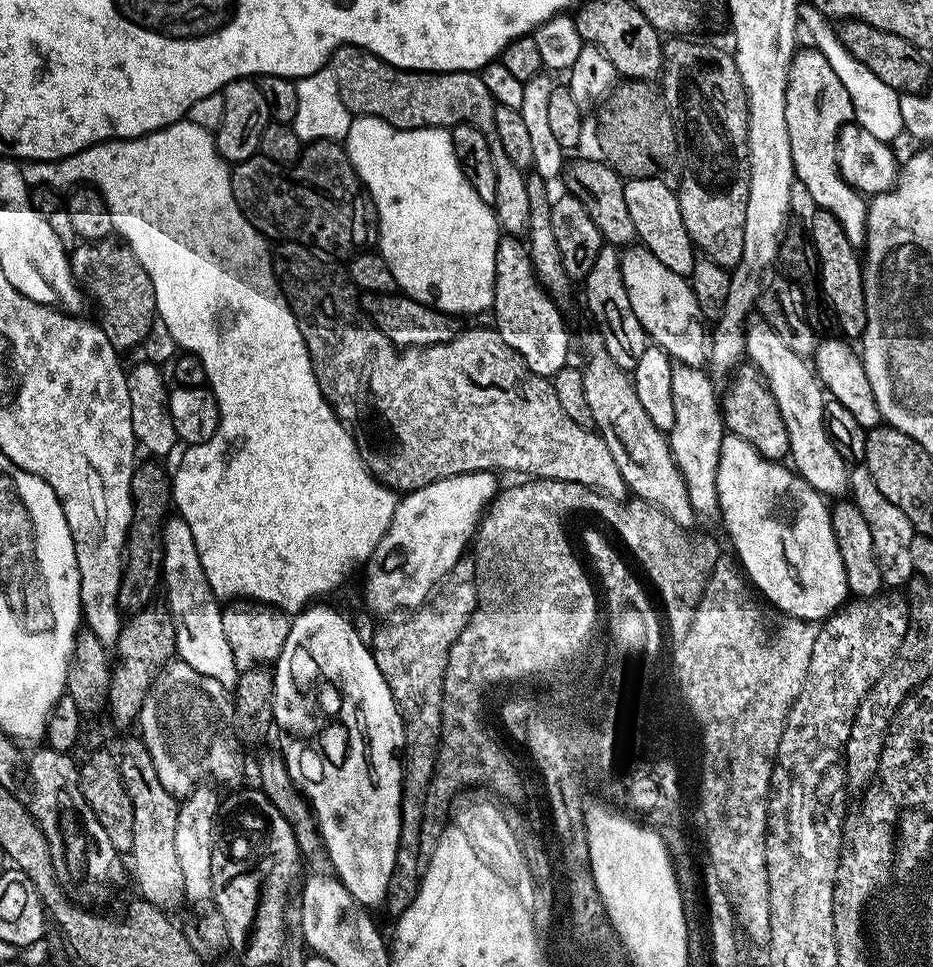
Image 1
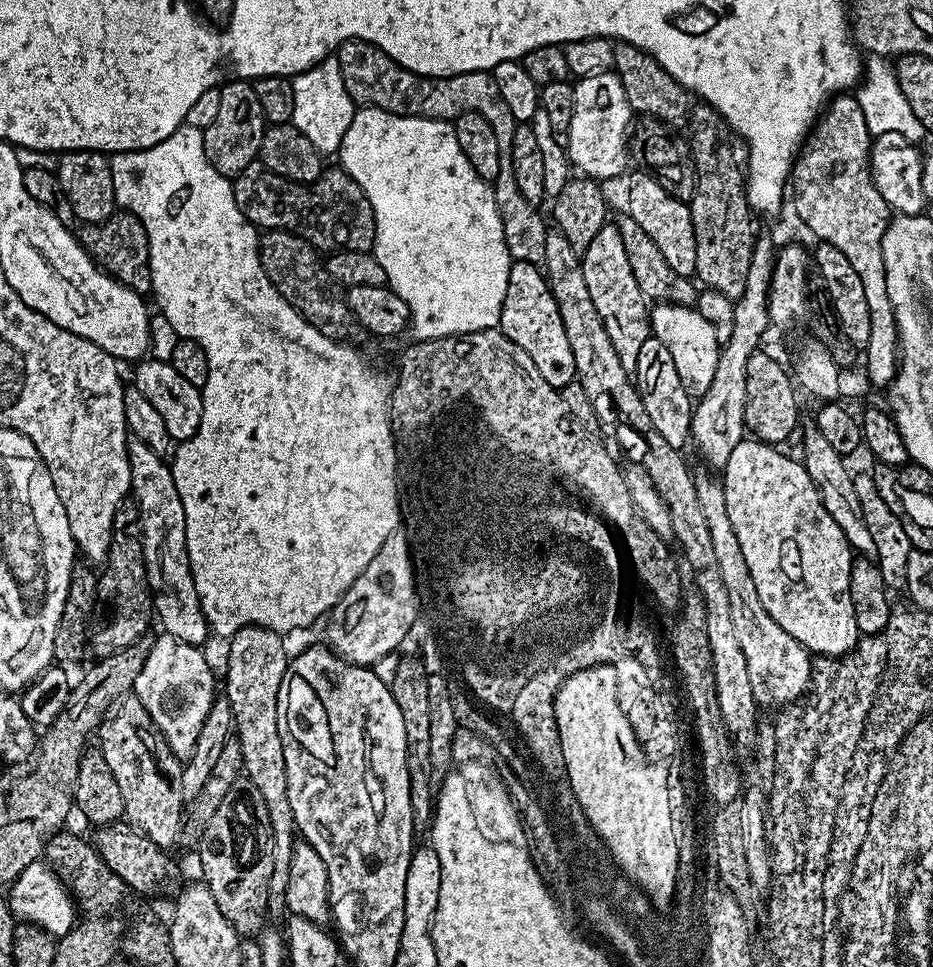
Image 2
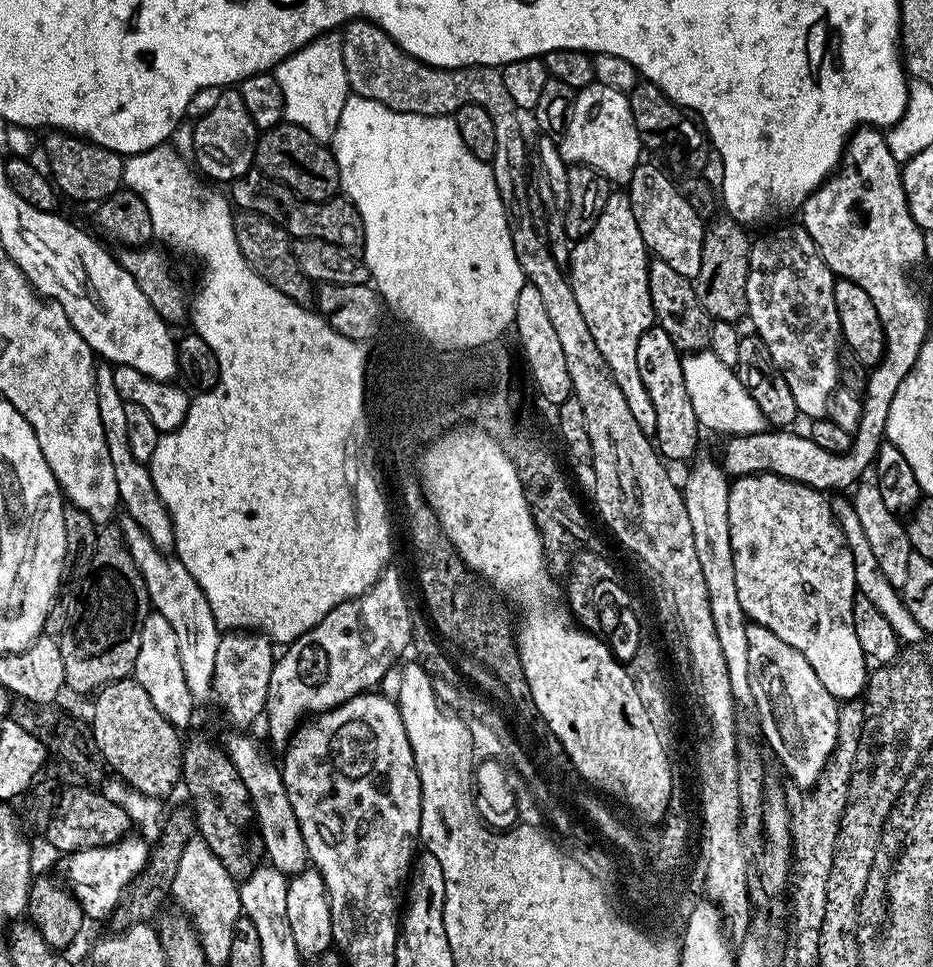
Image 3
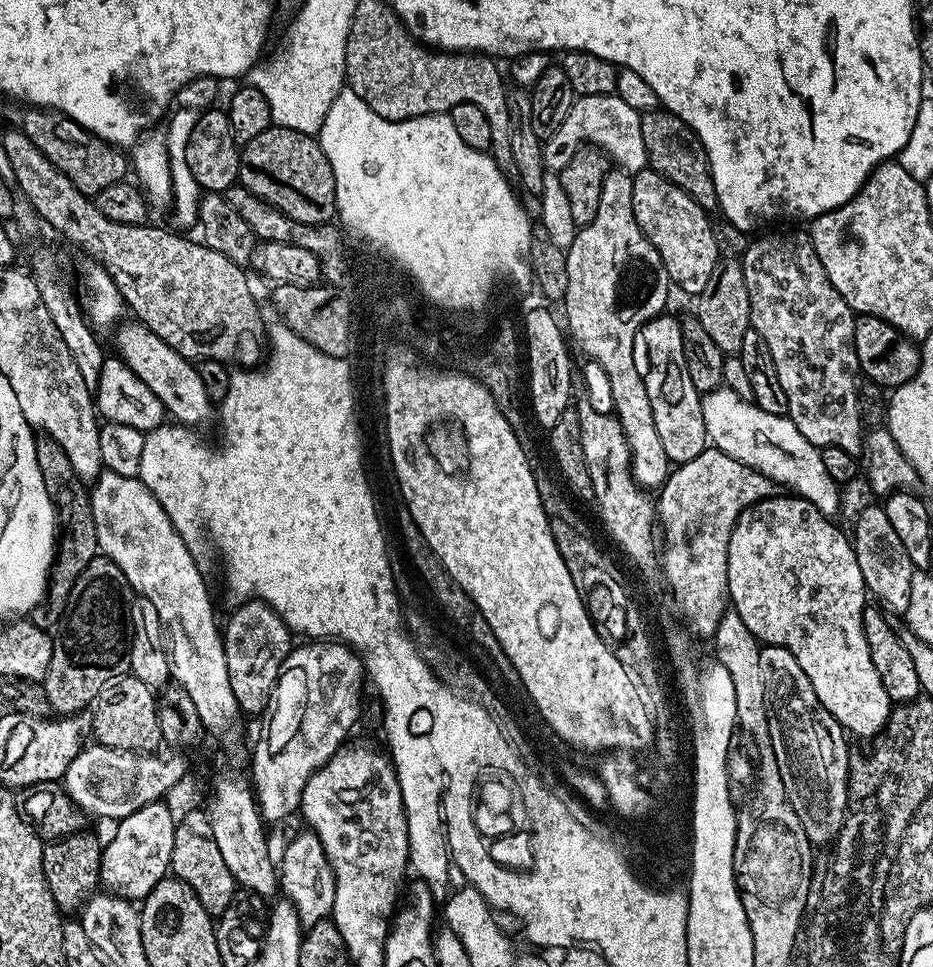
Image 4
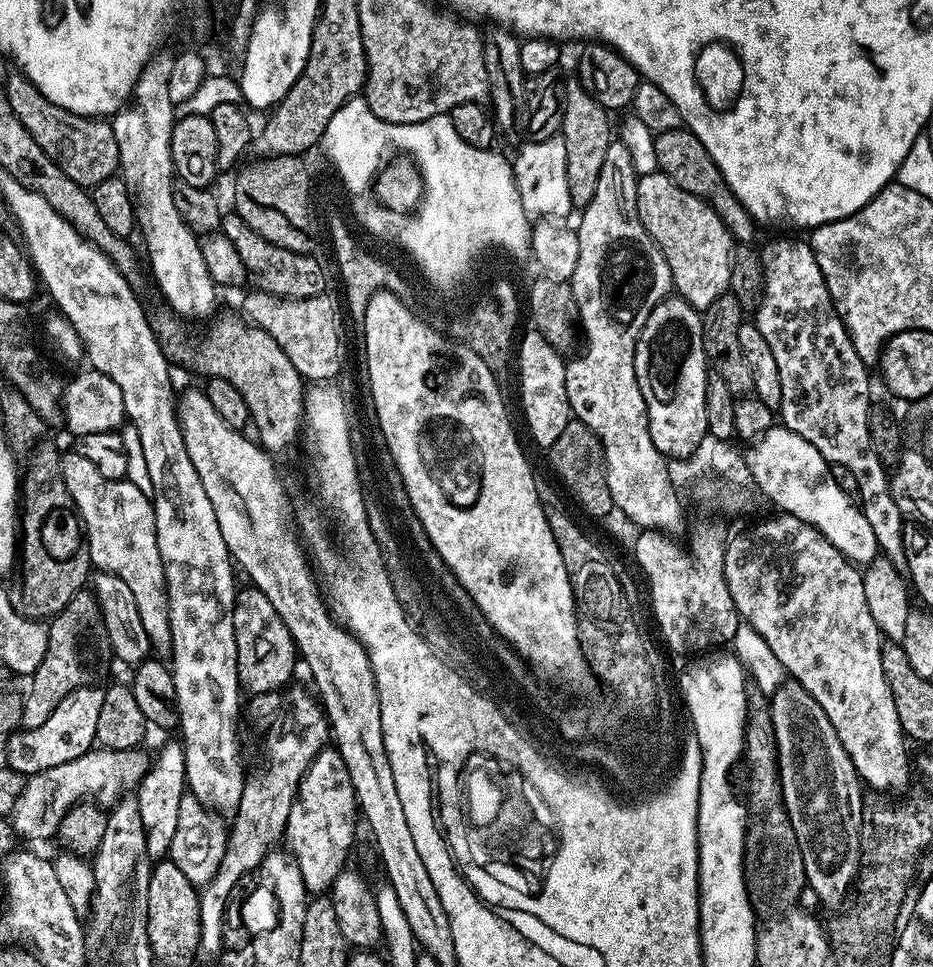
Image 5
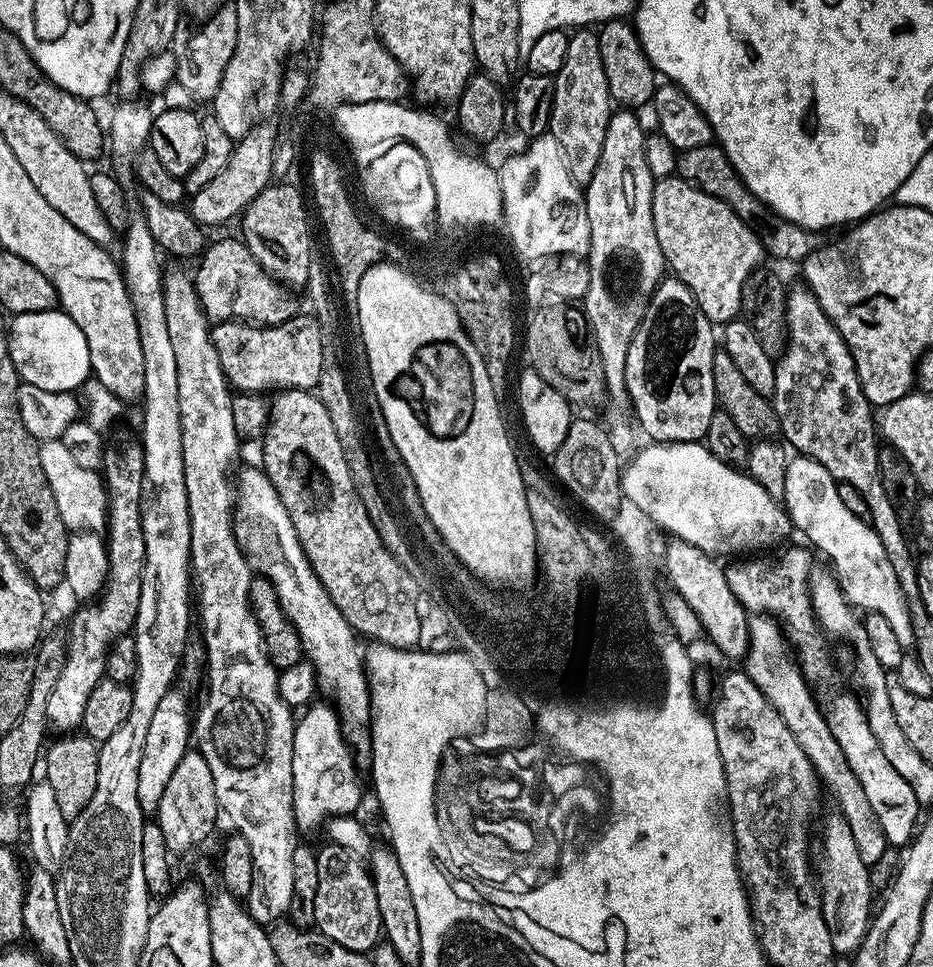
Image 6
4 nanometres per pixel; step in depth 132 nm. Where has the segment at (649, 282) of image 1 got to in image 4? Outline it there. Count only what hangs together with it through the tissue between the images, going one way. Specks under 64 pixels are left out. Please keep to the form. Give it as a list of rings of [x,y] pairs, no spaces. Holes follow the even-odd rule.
[[[723,386],[703,393],[700,405],[711,447],[730,454],[730,458],[738,458],[738,462],[758,470],[781,489],[803,496],[823,516],[835,517],[835,512],[840,508],[841,489],[834,478],[826,474],[820,449],[800,433],[798,426],[794,426],[787,415],[770,414],[753,401],[738,398],[734,390]]]

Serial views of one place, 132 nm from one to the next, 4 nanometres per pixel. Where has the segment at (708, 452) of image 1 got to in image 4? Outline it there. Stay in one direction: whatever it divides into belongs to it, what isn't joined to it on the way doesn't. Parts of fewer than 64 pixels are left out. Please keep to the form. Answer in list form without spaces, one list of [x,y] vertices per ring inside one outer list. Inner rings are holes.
[[[779,646],[761,647],[758,667],[762,674],[762,690],[766,698],[770,738],[782,774],[782,786],[788,795],[802,830],[812,845],[831,845],[840,832],[848,808],[848,753],[846,733],[838,721],[824,709],[810,686],[810,678],[802,674],[798,658]]]

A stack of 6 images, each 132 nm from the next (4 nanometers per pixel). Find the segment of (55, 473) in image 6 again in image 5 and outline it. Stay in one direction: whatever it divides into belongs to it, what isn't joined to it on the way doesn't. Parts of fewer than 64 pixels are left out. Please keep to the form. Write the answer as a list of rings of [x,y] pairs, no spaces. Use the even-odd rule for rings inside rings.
[[[75,450],[65,451],[60,458],[62,476],[66,482],[66,488],[72,495],[72,503],[76,506],[76,515],[80,518],[83,535],[88,546],[88,559],[99,571],[113,572],[126,586],[130,586],[130,592],[134,594],[134,602],[138,602],[138,612],[142,614],[142,626],[146,626],[148,641],[158,653],[171,653],[172,630],[168,621],[168,594],[164,582],[164,559],[158,550],[158,538],[156,537],[156,519],[152,509],[152,501],[149,493],[139,483],[133,483],[129,479],[111,480],[98,472],[98,466],[90,462],[90,458],[84,458]]]

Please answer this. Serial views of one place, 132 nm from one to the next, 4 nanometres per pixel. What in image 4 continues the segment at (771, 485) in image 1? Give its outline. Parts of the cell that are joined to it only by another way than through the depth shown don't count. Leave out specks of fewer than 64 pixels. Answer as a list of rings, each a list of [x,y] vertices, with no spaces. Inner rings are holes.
[[[777,494],[769,496],[766,500],[760,500],[751,504],[740,514],[734,530],[730,534],[728,543],[728,595],[734,611],[740,615],[742,622],[746,622],[746,630],[754,634],[757,640],[768,646],[779,646],[790,650],[794,658],[798,658],[798,666],[802,666],[802,674],[810,678],[810,686],[814,686],[814,694],[821,706],[835,718],[844,729],[845,733],[856,736],[868,736],[875,738],[884,731],[884,723],[888,720],[890,701],[882,682],[878,678],[878,670],[874,670],[874,662],[870,662],[870,646],[866,646],[866,634],[862,630],[862,614],[866,607],[866,589],[862,570],[858,570],[858,558],[856,551],[852,549],[852,542],[847,531],[843,532],[838,525],[832,524],[829,517],[823,516],[817,508],[805,500],[803,496],[795,494]]]

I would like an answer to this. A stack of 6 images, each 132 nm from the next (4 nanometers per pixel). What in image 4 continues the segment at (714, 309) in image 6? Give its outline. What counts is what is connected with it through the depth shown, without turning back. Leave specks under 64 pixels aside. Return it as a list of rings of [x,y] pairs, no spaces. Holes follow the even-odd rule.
[[[643,168],[632,176],[632,201],[634,202],[634,218],[638,226],[646,234],[646,238],[658,250],[662,258],[662,266],[666,266],[666,274],[673,285],[676,284],[691,298],[699,297],[702,290],[706,290],[706,282],[710,282],[710,274],[714,274],[714,266],[721,259],[718,242],[714,242],[714,224],[709,213],[705,212],[690,194],[686,194],[676,184],[672,184],[662,174],[653,168]]]

